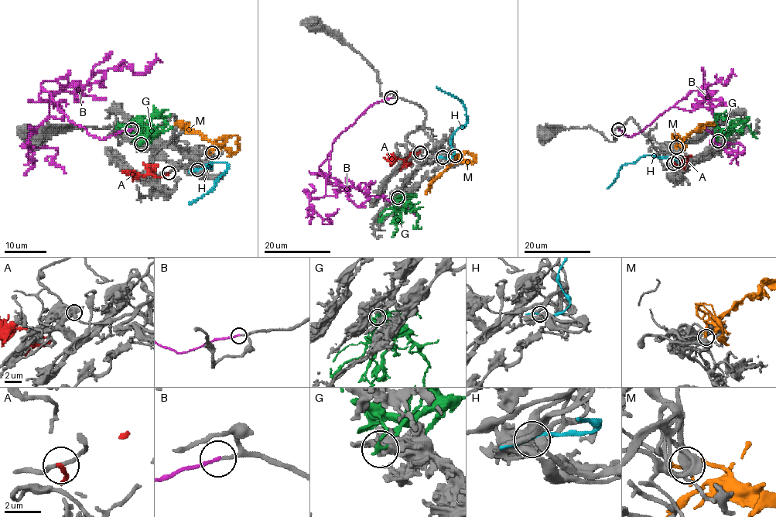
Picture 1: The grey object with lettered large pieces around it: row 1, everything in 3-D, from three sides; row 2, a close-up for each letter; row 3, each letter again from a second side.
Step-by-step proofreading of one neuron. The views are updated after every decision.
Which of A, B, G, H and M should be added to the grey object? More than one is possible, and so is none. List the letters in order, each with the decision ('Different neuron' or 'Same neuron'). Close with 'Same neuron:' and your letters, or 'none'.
A: Different neuron
B: Same neuron
G: Different neuron
H: Different neuron
M: Same neuron
Same neuron: B, M

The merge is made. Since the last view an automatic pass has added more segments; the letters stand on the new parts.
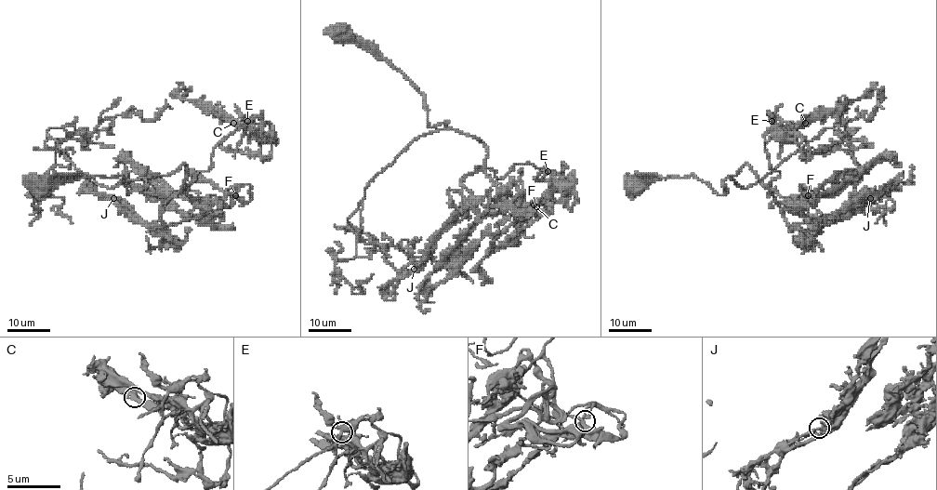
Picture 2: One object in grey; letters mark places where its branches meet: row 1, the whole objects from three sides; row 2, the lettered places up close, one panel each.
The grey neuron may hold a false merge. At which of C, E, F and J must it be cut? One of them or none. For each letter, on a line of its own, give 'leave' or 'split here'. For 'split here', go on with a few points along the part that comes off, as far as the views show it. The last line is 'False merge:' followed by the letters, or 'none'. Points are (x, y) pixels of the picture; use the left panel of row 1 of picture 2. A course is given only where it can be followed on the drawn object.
C: leave
E: leave
F: leave
J: leave
False merge: none

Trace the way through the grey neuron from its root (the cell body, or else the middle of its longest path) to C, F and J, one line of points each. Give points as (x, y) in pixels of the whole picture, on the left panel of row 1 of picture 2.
C: (38, 187), (121, 176), (126, 195), (183, 164), (186, 186), (217, 144), (255, 116), (262, 124), (233, 123)
F: (38, 187), (121, 176), (126, 195), (183, 164), (183, 186), (161, 206), (166, 225), (235, 195)
J: (38, 187), (121, 176), (126, 195), (148, 176), (187, 167), (180, 192), (161, 206), (162, 235), (113, 199)

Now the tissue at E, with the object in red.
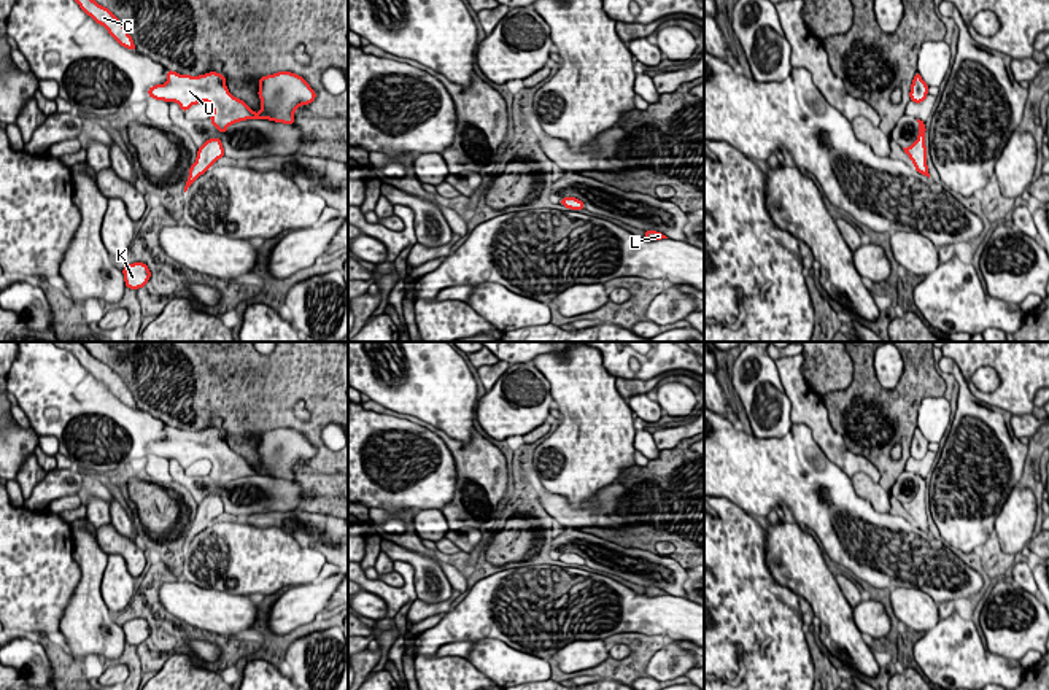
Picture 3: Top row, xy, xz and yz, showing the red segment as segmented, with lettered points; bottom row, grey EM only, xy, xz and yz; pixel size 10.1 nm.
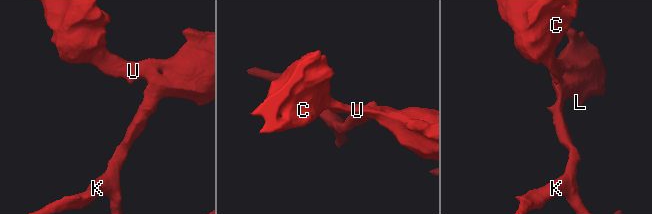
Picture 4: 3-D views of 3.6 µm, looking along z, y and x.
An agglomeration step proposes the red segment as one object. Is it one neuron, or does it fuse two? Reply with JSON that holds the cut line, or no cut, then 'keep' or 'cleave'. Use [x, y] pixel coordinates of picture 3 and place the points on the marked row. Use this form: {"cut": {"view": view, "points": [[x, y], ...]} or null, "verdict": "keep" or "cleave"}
{"cut": null, "verdict": "keep"}

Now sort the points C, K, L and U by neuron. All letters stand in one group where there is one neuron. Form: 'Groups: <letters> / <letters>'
Groups: C K L U

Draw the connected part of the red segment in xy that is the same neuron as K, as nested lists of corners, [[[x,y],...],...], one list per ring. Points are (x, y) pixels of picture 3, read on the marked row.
[[[132,262],[121,269],[124,273],[126,288],[140,289],[151,278],[149,267],[145,262]]]

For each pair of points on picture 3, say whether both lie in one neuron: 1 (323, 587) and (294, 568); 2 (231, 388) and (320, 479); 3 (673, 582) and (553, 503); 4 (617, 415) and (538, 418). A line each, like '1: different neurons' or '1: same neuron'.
1: different neurons
2: same neuron
3: same neuron
4: different neurons

